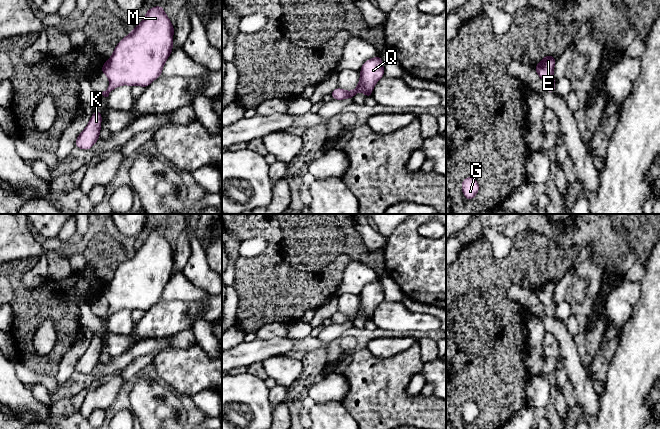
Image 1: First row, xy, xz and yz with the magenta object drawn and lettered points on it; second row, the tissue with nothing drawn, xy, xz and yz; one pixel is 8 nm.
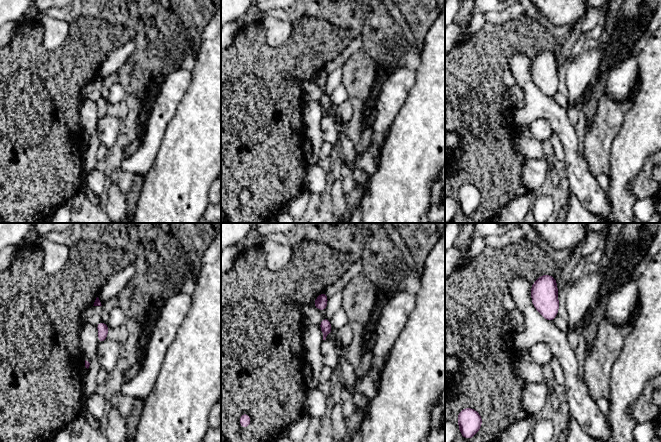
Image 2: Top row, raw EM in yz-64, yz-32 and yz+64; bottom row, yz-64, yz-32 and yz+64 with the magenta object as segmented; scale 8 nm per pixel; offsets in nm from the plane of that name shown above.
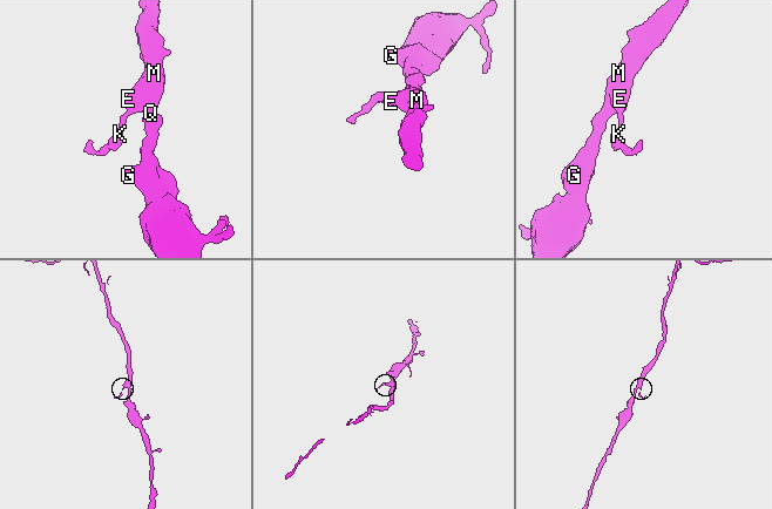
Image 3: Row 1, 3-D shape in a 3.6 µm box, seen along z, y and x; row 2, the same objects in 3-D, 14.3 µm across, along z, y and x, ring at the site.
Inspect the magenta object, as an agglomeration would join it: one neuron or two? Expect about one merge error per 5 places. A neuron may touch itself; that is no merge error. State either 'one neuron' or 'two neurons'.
one neuron

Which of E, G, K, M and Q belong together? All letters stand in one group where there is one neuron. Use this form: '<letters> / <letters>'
E G K M Q

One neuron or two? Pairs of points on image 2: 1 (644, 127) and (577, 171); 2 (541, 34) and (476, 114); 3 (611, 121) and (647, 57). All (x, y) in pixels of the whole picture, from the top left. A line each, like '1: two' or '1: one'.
1: two
2: one
3: two

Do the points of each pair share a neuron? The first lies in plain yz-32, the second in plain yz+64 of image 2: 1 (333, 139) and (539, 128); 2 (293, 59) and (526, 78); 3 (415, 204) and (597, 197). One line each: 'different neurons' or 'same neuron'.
1: same neuron
2: different neurons
3: different neurons

